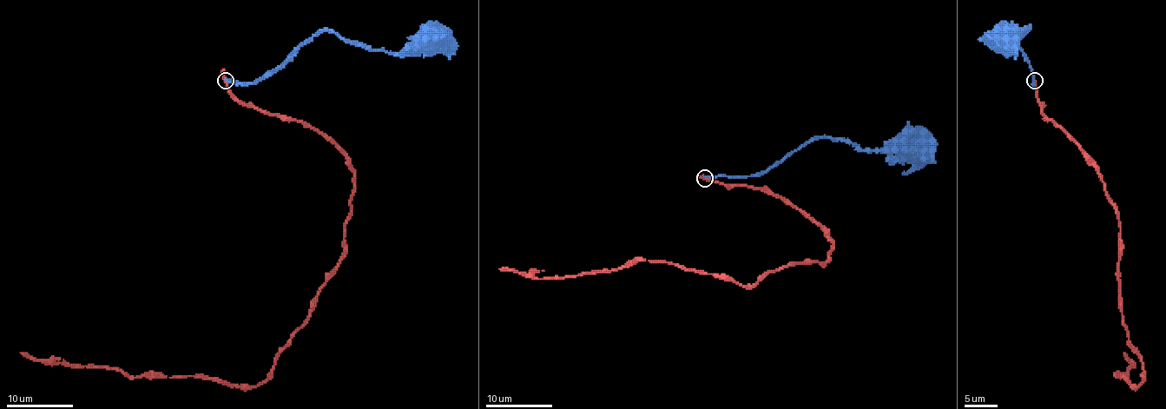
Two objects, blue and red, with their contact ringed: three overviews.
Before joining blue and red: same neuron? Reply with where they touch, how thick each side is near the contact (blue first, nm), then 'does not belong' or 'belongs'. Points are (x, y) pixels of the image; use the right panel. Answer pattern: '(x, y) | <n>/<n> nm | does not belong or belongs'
(1034, 80) | 280/280 nm | does not belong

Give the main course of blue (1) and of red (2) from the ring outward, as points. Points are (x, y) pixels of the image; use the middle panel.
1: (705, 177), (749, 176), (773, 168), (793, 151), (818, 138), (844, 138), (866, 151), (899, 151), (907, 148)
2: (705, 177), (787, 199), (833, 242), (829, 259), (783, 266), (753, 287), (653, 260), (541, 279), (499, 269)

